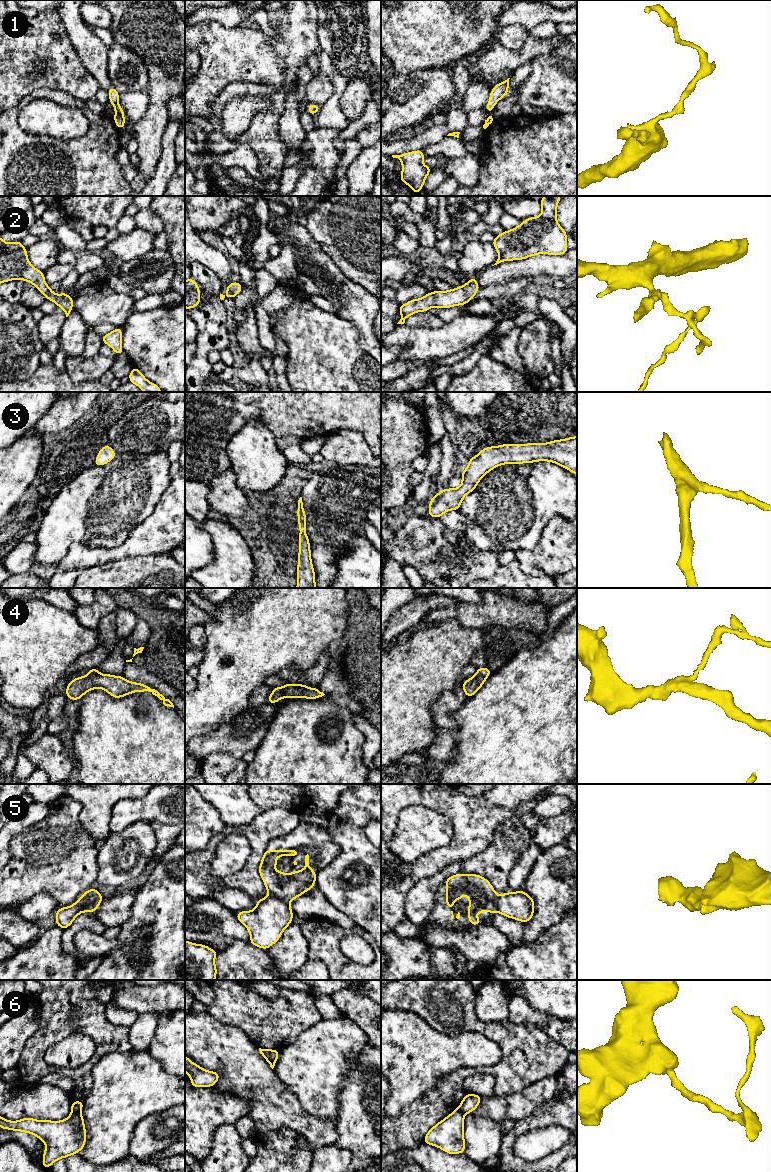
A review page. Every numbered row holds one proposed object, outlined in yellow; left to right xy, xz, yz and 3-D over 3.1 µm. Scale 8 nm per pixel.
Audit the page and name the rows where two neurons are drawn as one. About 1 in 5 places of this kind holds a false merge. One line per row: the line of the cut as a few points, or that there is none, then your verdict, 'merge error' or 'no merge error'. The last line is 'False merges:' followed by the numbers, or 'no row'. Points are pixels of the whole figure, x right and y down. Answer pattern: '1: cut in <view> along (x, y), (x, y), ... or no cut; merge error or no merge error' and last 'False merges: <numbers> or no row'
1: no cut; no merge error
2: no cut; no merge error
3: no cut; no merge error
4: cut in xz along (308, 687), (286, 685), (281, 696); merge error
5: no cut; no merge error
6: cut in xy along (72, 1111), (80, 1112); merge error
False merges: 4, 6

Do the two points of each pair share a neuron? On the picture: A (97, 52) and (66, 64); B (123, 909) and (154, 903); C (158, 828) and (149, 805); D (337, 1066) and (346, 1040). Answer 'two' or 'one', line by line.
A: two
B: two
C: two
D: one

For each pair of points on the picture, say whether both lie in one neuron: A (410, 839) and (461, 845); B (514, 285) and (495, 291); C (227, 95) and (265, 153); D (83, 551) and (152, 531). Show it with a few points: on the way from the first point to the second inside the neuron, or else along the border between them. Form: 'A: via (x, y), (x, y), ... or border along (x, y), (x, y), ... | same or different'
A: border along (451, 820), (452, 838), (445, 845), (426, 854) | different
B: via (509, 289), (507, 291), (500, 291) | same
C: via (252, 90), (266, 91), (275, 100), (265, 128) | same
D: via (100, 554), (115, 554), (135, 545) | same

